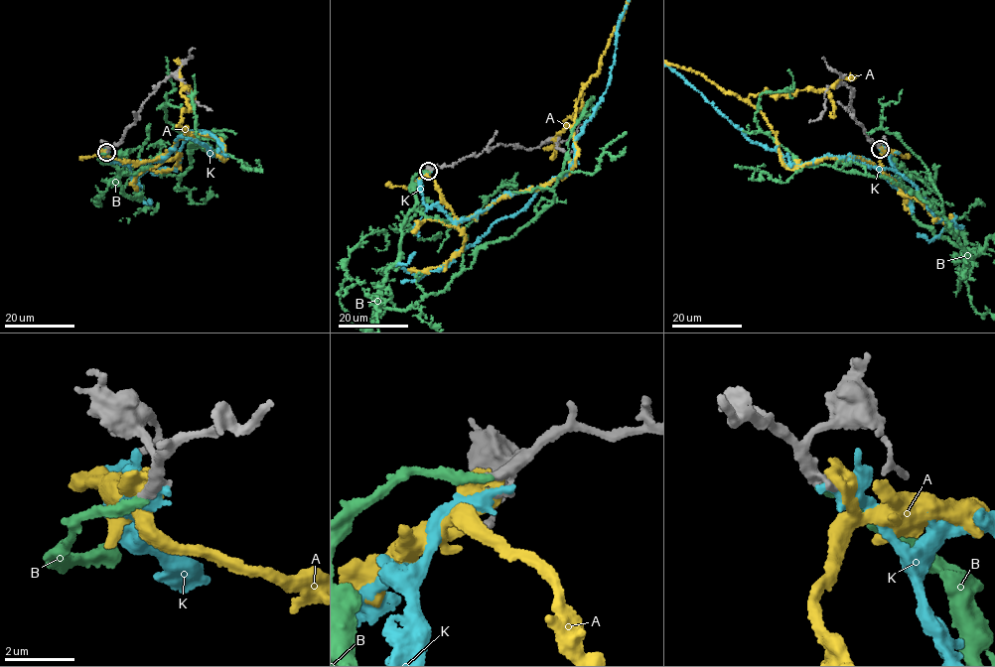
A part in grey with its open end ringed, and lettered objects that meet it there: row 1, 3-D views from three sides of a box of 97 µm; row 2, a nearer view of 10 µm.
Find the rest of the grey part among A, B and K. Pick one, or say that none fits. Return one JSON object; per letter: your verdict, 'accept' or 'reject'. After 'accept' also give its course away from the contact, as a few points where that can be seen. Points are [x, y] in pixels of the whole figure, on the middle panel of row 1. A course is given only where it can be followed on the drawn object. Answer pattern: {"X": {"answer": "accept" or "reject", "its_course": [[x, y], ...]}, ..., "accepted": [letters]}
{"A": {"answer": "reject"}, "B": {"answer": "accept"}, "K": {"answer": "reject"}, "accepted": ["B"]}

